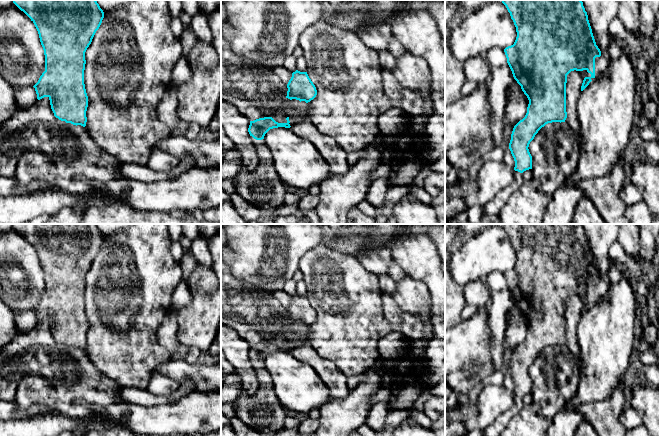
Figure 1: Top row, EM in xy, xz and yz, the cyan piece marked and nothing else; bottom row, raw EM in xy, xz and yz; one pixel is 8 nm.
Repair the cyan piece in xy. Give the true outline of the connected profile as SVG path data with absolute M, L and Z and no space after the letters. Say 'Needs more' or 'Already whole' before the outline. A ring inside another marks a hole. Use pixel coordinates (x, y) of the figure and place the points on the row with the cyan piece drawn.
Already whole. M13 0L34 23L45 55L45 71L35 88L37 99L48 97L54 116L86 126L88 96L84 84L85 52L99 29L104 12L96 0Z

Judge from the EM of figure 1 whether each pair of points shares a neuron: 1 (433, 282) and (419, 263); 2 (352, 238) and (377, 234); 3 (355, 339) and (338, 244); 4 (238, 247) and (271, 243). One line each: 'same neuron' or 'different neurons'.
1: same neuron
2: same neuron
3: different neurons
4: same neuron

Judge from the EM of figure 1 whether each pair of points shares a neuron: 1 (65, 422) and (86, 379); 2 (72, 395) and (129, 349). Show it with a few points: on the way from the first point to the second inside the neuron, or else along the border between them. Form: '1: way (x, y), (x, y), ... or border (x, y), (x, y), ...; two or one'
1: border (53, 413), (90, 420); two
2: border (86, 354), (101, 374); two

